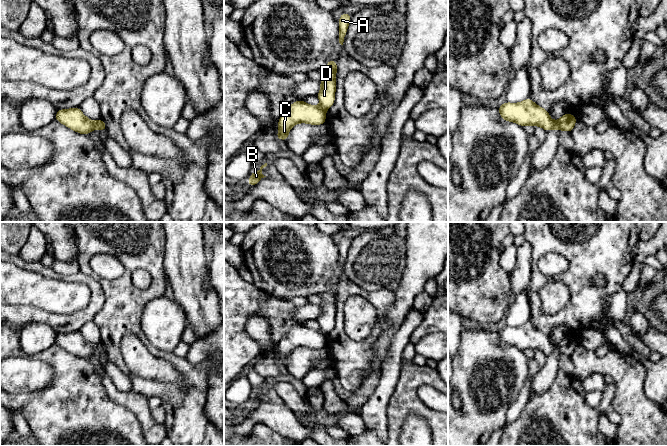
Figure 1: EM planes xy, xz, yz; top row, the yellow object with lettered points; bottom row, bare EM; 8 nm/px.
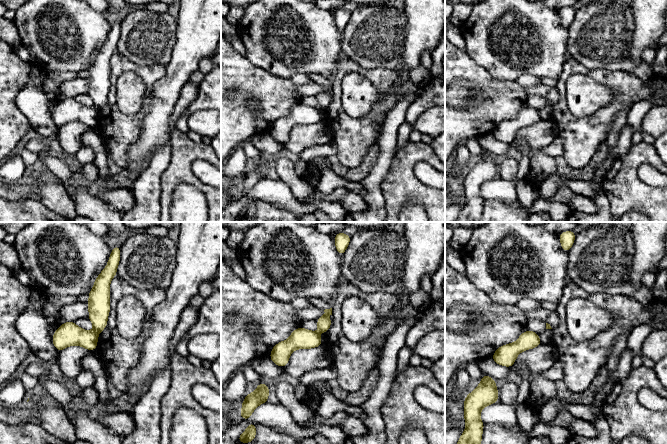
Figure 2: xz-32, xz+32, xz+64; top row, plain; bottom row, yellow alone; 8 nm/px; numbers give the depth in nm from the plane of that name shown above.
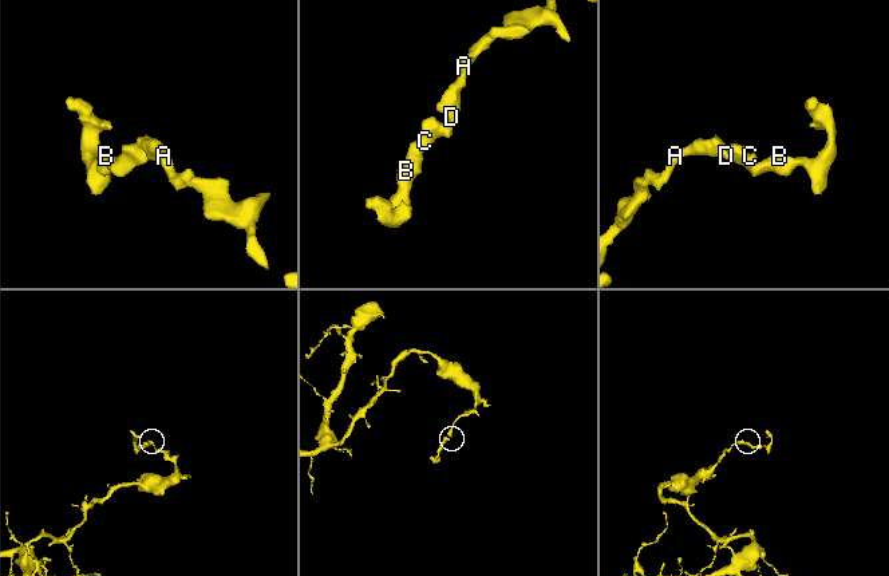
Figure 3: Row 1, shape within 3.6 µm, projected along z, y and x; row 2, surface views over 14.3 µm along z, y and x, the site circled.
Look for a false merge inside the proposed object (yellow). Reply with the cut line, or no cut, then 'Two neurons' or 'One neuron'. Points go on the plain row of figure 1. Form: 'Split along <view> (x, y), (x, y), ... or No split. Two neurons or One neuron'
Split along yz (557, 345), (558, 353). Two neurons

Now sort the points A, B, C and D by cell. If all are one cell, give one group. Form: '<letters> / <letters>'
A D / B C

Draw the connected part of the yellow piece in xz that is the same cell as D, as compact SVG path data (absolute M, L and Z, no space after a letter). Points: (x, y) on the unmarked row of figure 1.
M329 283L325 292L319 295L322 300L321 314L316 319L320 324L320 331L328 334L335 326L337 285Z

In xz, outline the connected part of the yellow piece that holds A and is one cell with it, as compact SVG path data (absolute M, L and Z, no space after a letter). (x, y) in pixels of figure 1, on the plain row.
M342 236L338 244L339 249L339 267L343 269L344 263L346 261L347 252L351 245L352 239Z

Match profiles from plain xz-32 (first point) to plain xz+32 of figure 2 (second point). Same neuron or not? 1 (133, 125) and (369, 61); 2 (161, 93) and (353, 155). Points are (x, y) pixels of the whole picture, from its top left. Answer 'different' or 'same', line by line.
1: different
2: different

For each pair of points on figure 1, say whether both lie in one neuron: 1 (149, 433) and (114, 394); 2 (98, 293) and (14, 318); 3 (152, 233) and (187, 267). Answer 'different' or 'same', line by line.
1: same
2: same
3: different

